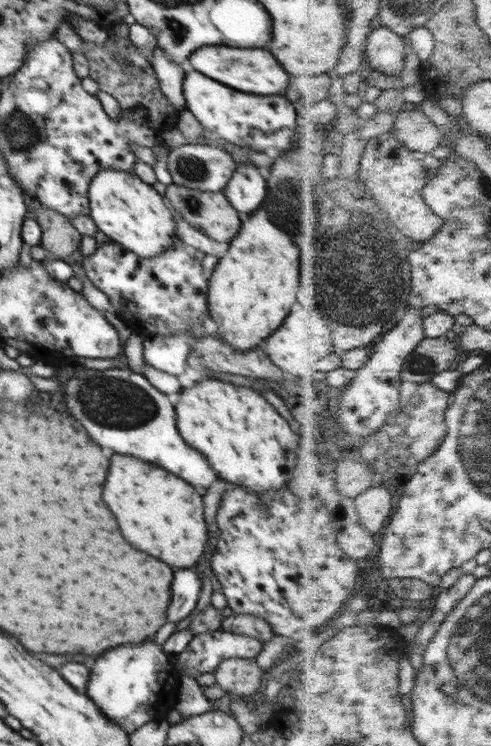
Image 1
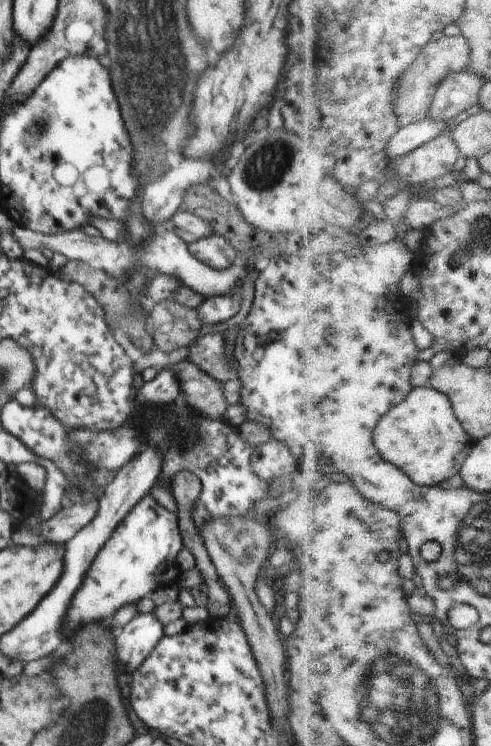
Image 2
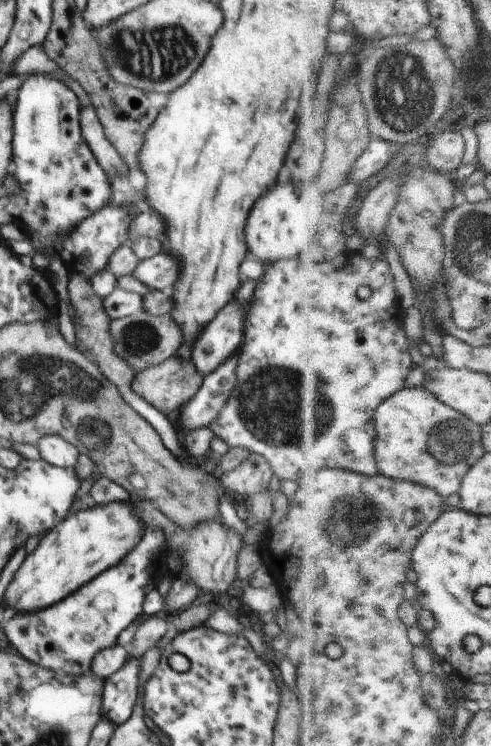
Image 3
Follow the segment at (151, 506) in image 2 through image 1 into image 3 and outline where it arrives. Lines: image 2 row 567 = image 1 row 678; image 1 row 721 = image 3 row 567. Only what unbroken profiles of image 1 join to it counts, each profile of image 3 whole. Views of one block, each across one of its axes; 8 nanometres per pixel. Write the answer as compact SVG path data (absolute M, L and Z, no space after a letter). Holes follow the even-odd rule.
M146 527L138 546L130 554L126 554L126 558L122 558L122 562L118 566L112 566L112 568L101 572L80 590L73 592L64 600L44 608L44 610L14 614L6 622L3 629L4 634L6 634L12 646L18 650L19 654L36 666L40 665L46 670L55 670L56 673L69 674L70 676L90 673L94 656L100 650L106 650L106 648L112 648L112 646L116 645L118 636L143 614L144 598L157 586L157 571L155 573L150 572L151 567L157 566L157 557L154 557L154 554L160 548L166 550L170 543L165 539L163 530Z

